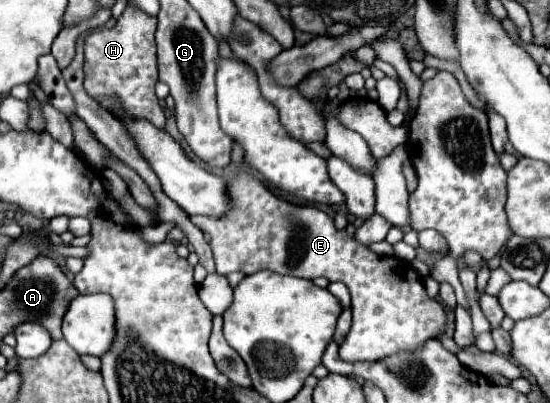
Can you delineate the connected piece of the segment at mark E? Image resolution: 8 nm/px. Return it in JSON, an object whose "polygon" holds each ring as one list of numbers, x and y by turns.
{"polygon":[[235,172,229,180,229,196,233,208,223,218,209,218,209,216,191,216,193,224,201,228,209,236,209,244,215,256,217,272,227,276,229,272,243,272,255,274,259,270,271,270,275,274,289,274,297,278,327,278,327,280,341,280,351,292,351,310,353,310,353,324,339,348,339,356,347,362,359,360,381,360,385,356,395,354,397,350,415,350,423,344,423,340,435,338,439,332,445,330,445,310,437,300,431,300,425,292,421,276,413,270,413,266,399,258,387,258,371,252,363,244,355,244,355,238,349,236,345,230,339,232,333,220,313,206,295,206,287,200,273,196,261,182,255,178]]}

